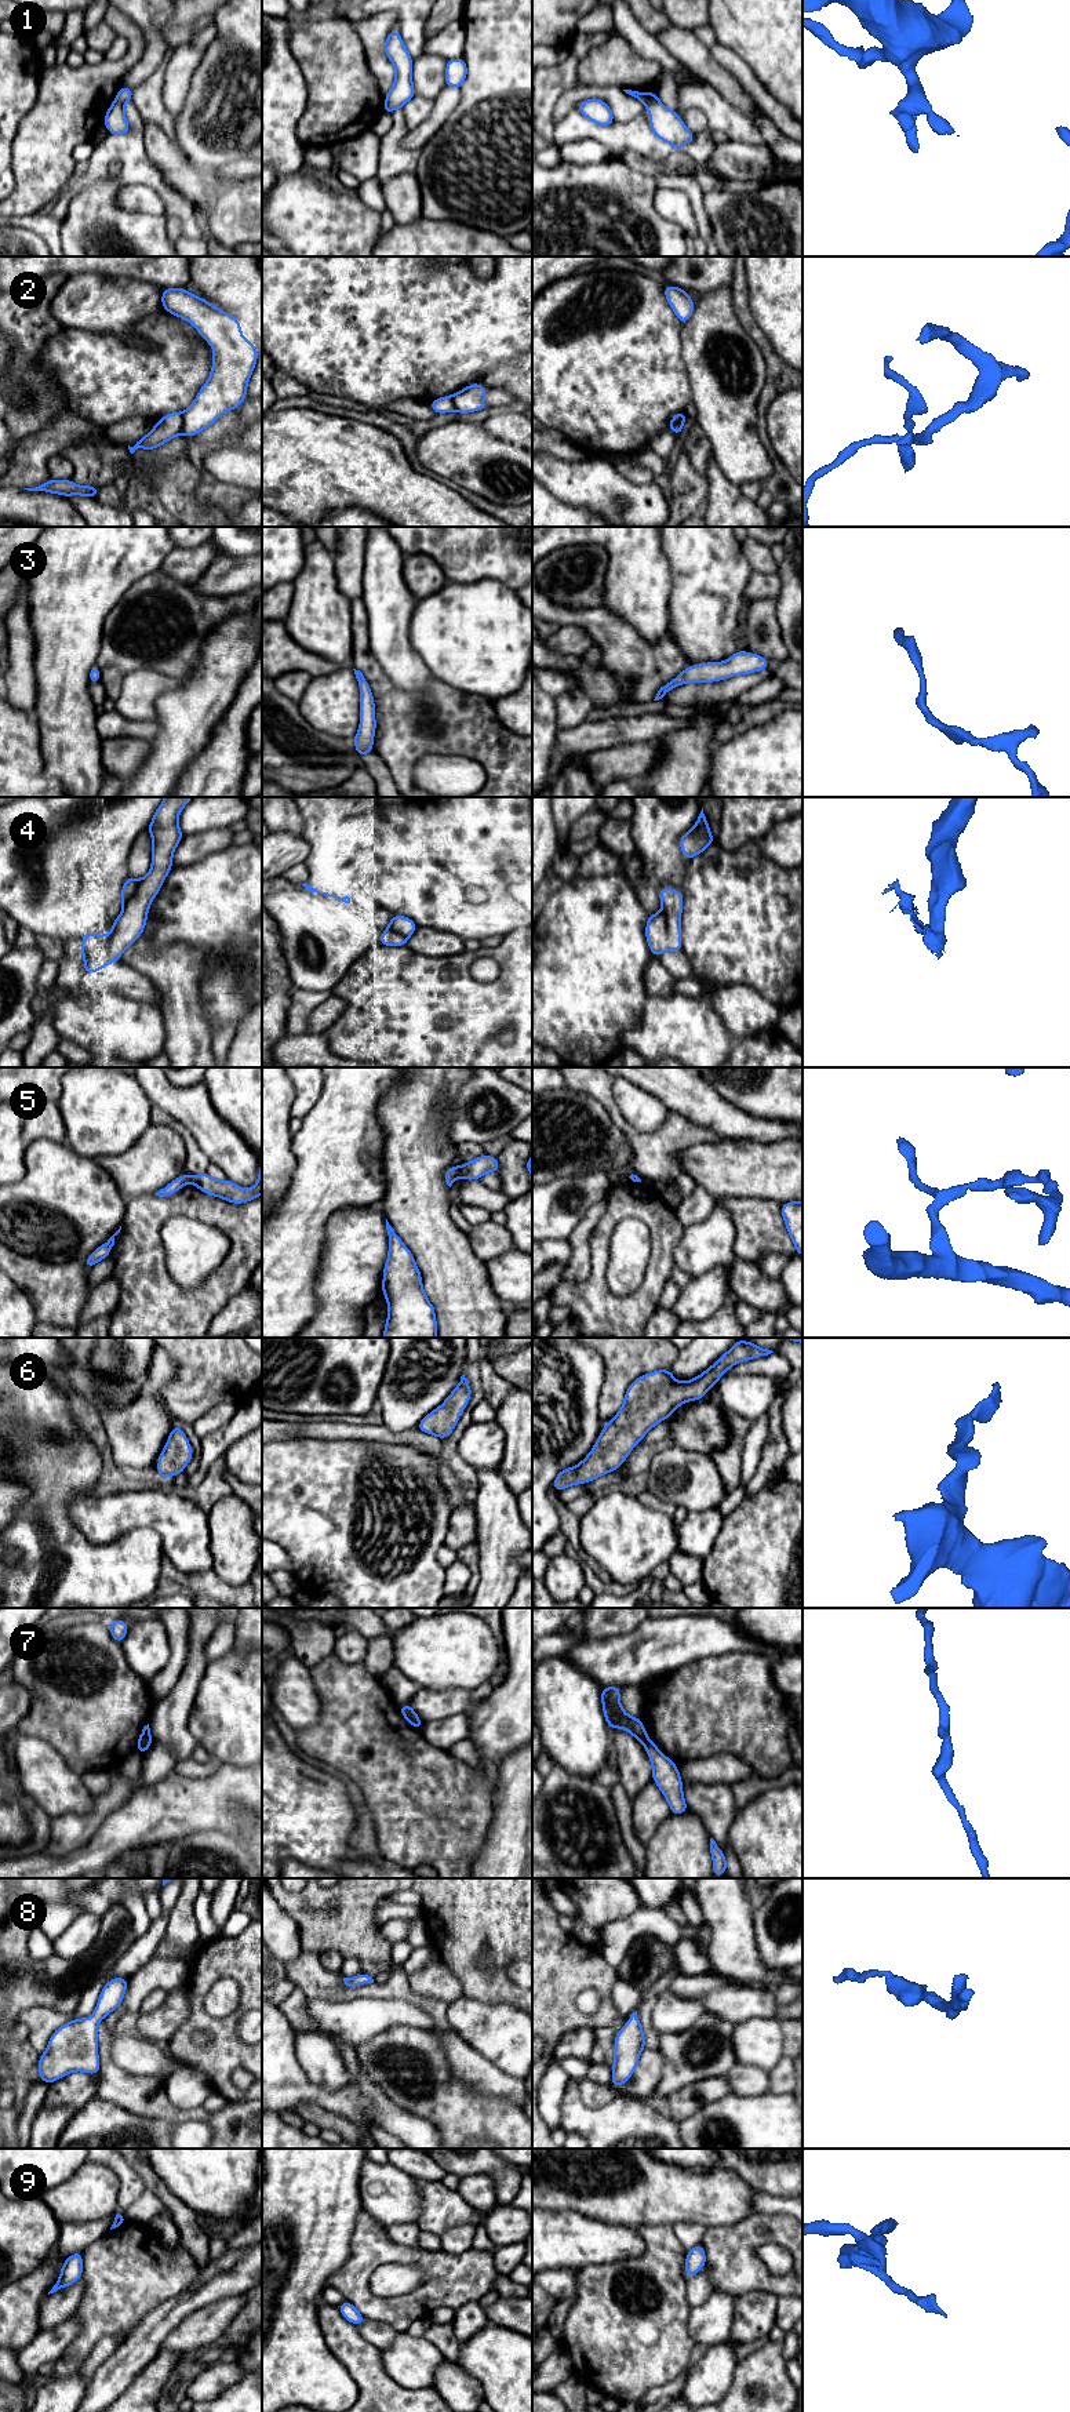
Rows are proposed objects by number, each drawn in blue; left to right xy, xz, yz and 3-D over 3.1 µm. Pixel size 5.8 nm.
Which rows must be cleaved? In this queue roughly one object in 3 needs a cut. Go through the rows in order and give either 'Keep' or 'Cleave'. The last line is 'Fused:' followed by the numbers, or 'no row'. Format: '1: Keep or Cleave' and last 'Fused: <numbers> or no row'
1: Cleave
2: Cleave
3: Keep
4: Keep
5: Cleave
6: Keep
7: Keep
8: Keep
9: Keep
Fused: 1, 2, 5

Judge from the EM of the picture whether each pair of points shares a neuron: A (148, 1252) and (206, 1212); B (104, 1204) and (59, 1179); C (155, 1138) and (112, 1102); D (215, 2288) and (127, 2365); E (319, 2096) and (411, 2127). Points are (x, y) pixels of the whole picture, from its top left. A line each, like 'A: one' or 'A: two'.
A: one
B: one
C: two
D: one
E: two

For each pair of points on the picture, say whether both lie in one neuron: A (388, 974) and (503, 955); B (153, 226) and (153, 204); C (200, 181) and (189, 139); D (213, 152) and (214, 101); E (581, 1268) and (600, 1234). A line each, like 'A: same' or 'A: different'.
A: same
B: different
C: different
D: same
E: different

